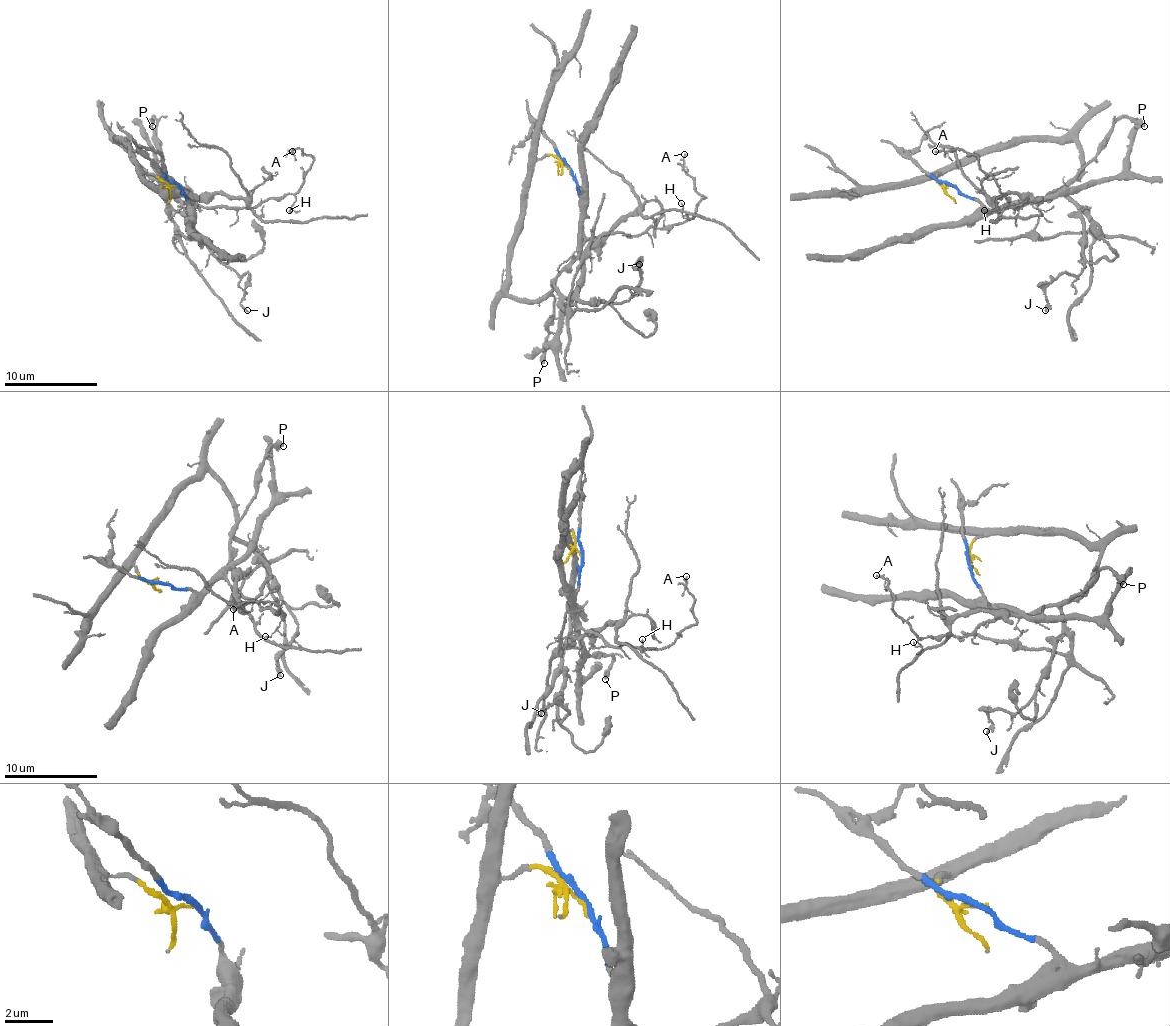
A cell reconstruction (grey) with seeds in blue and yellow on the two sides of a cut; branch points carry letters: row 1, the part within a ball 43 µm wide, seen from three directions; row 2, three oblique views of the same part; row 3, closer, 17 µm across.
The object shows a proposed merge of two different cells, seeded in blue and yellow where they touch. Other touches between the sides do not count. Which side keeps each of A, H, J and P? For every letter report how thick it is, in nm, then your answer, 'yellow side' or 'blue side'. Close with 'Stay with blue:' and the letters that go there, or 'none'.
A: 150 nm thick; blue side
H: 90 nm thick; blue side
J: 190 nm thick; yellow side
P: 440 nm thick; yellow side
Stay with blue: A, H

